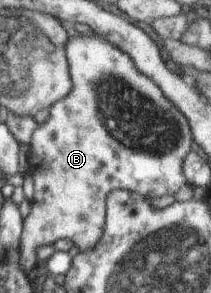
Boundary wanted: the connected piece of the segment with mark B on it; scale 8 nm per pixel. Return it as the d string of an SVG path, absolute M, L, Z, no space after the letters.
M74 35L72 42L68 42L68 62L72 62L72 94L49 107L48 118L36 126L28 142L28 168L32 168L32 172L40 170L40 174L48 172L58 176L58 186L54 186L56 190L52 198L46 198L48 194L44 194L44 200L36 200L36 196L31 200L30 211L24 218L22 234L18 238L18 266L29 273L36 267L36 250L40 246L68 238L81 253L99 244L108 192L124 189L150 199L173 195L186 184L181 166L190 146L189 124L161 88L156 83L152 86L152 80L139 71L131 56L98 36Z

